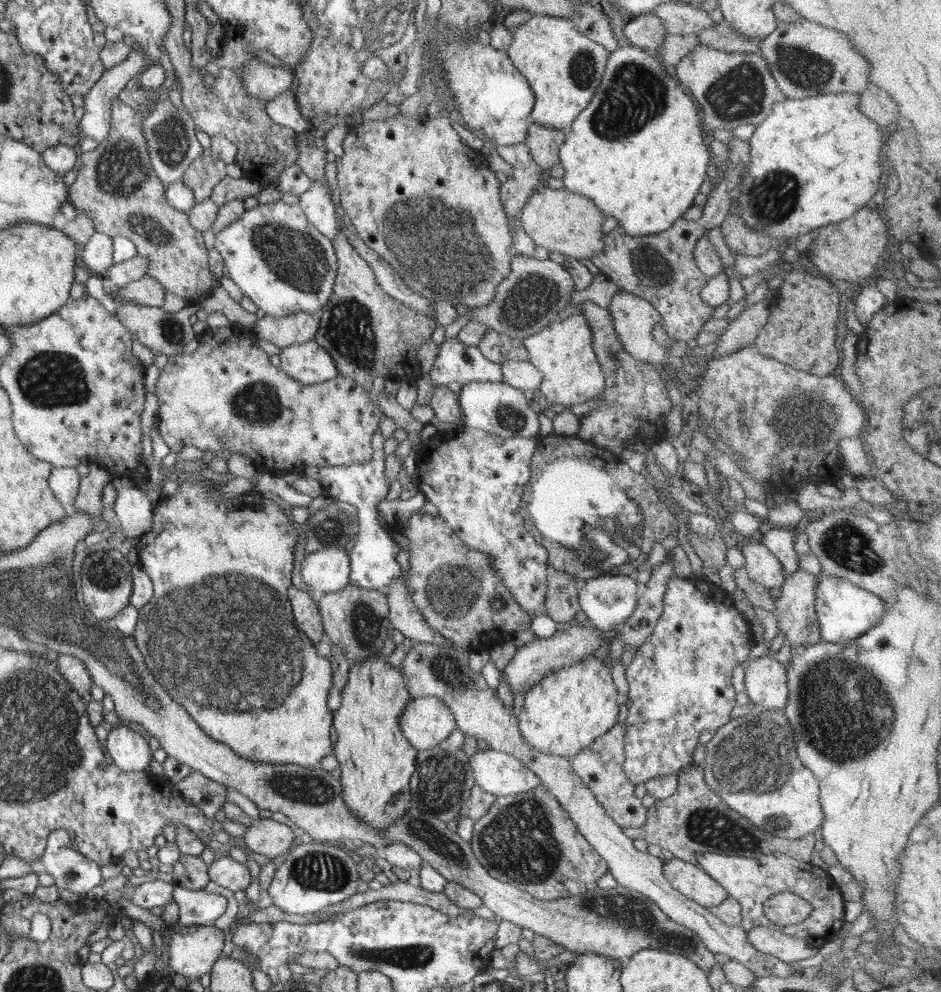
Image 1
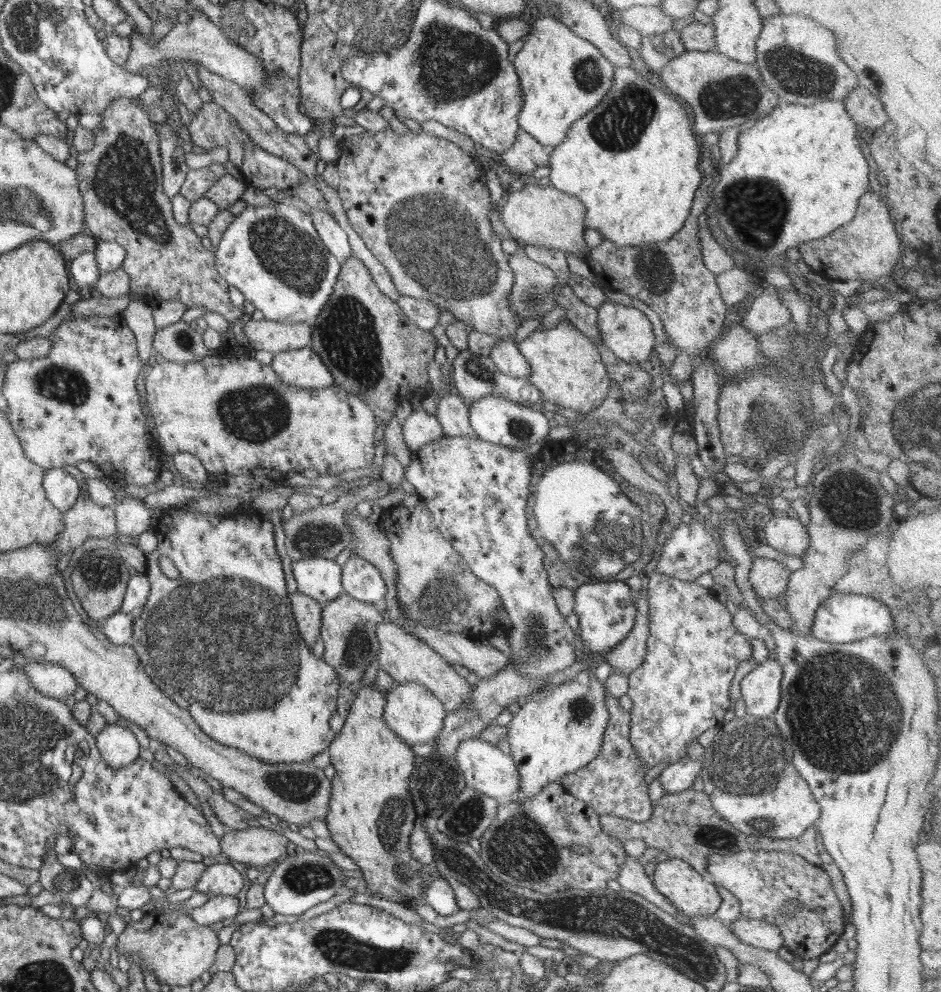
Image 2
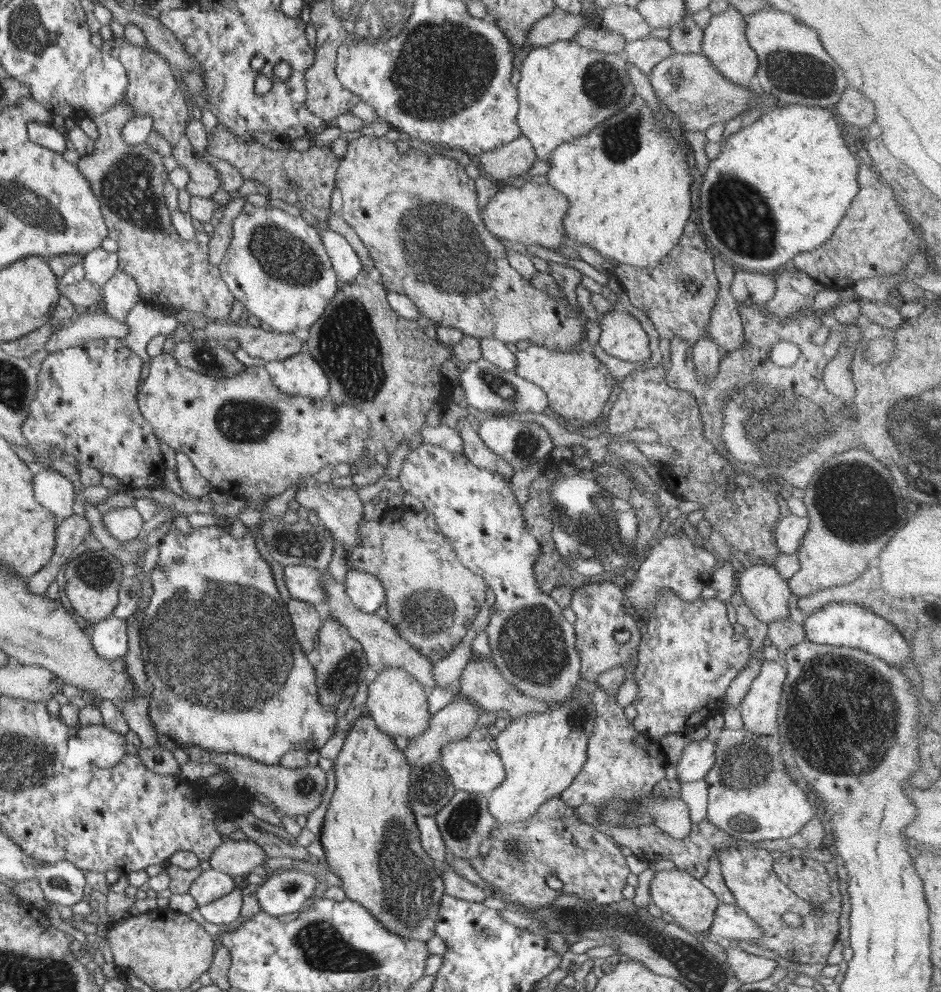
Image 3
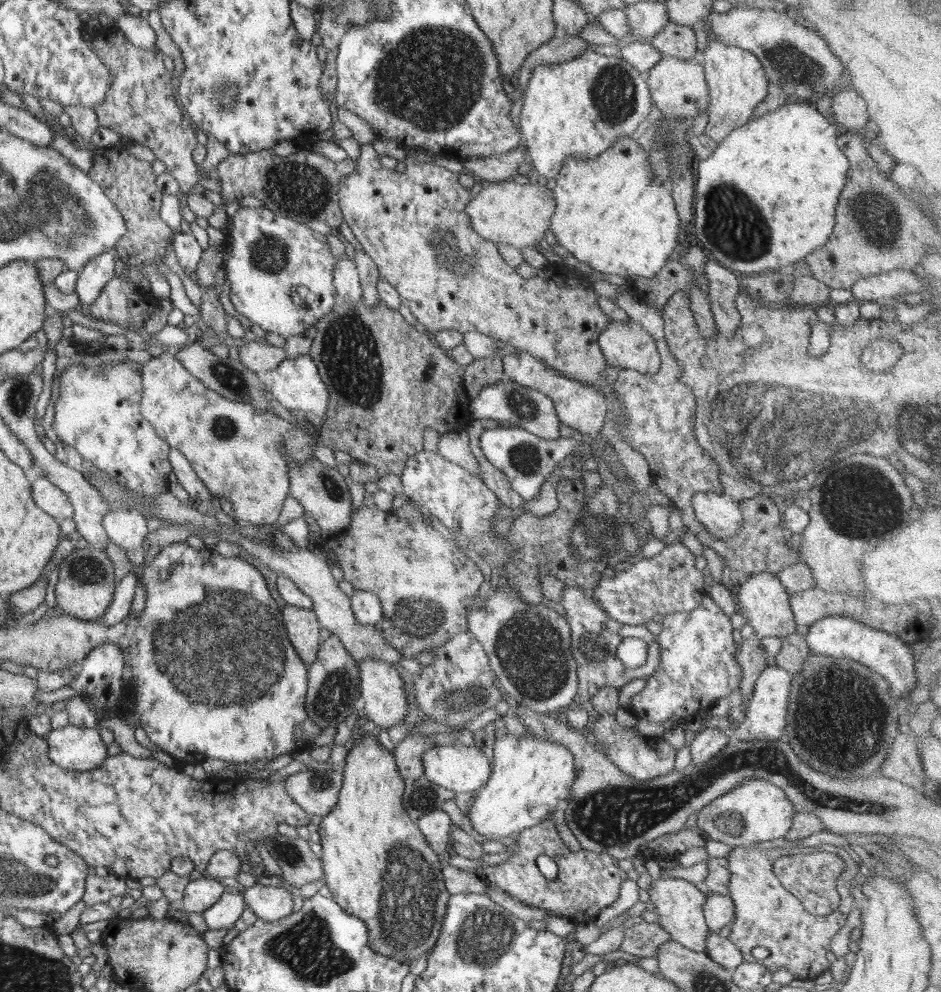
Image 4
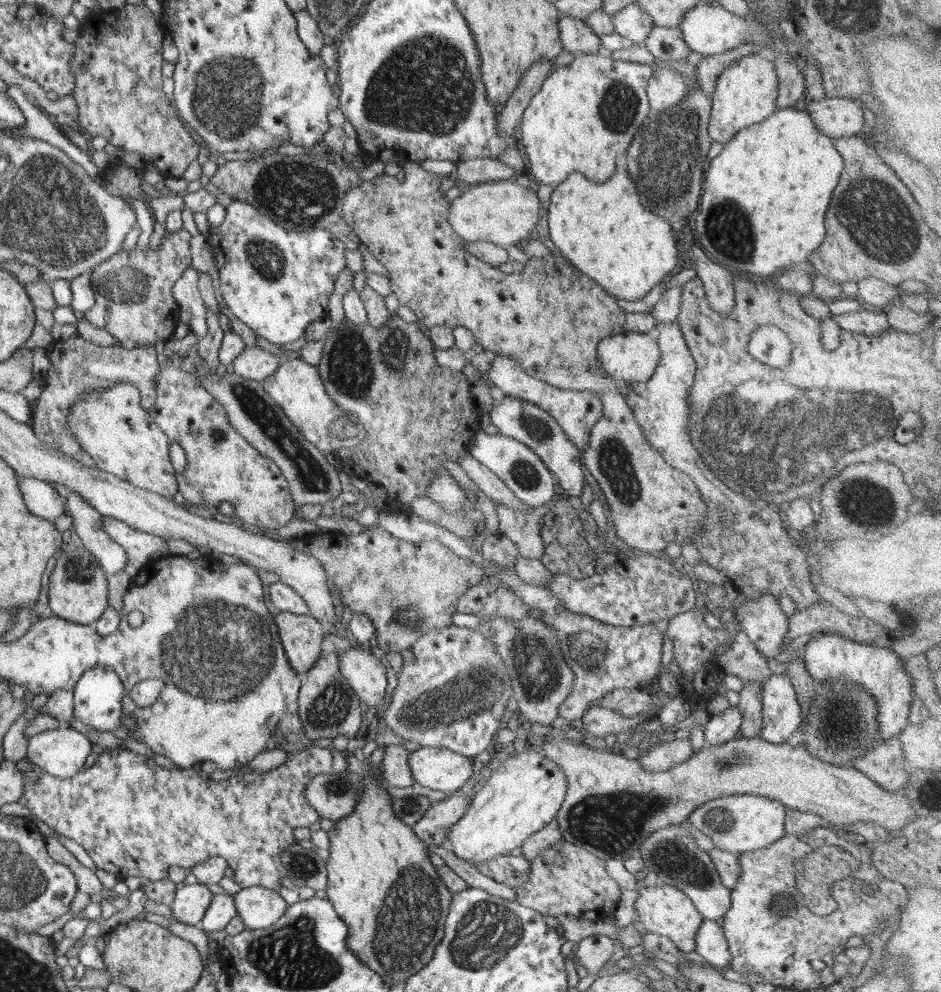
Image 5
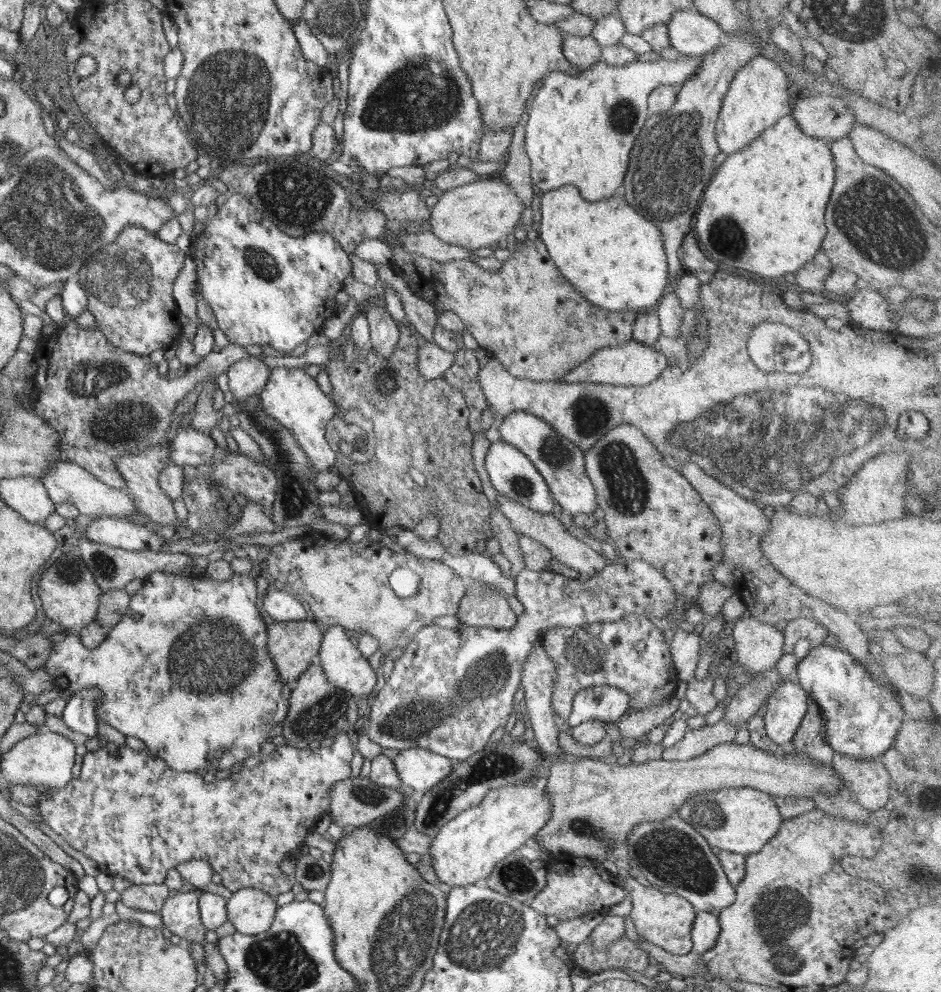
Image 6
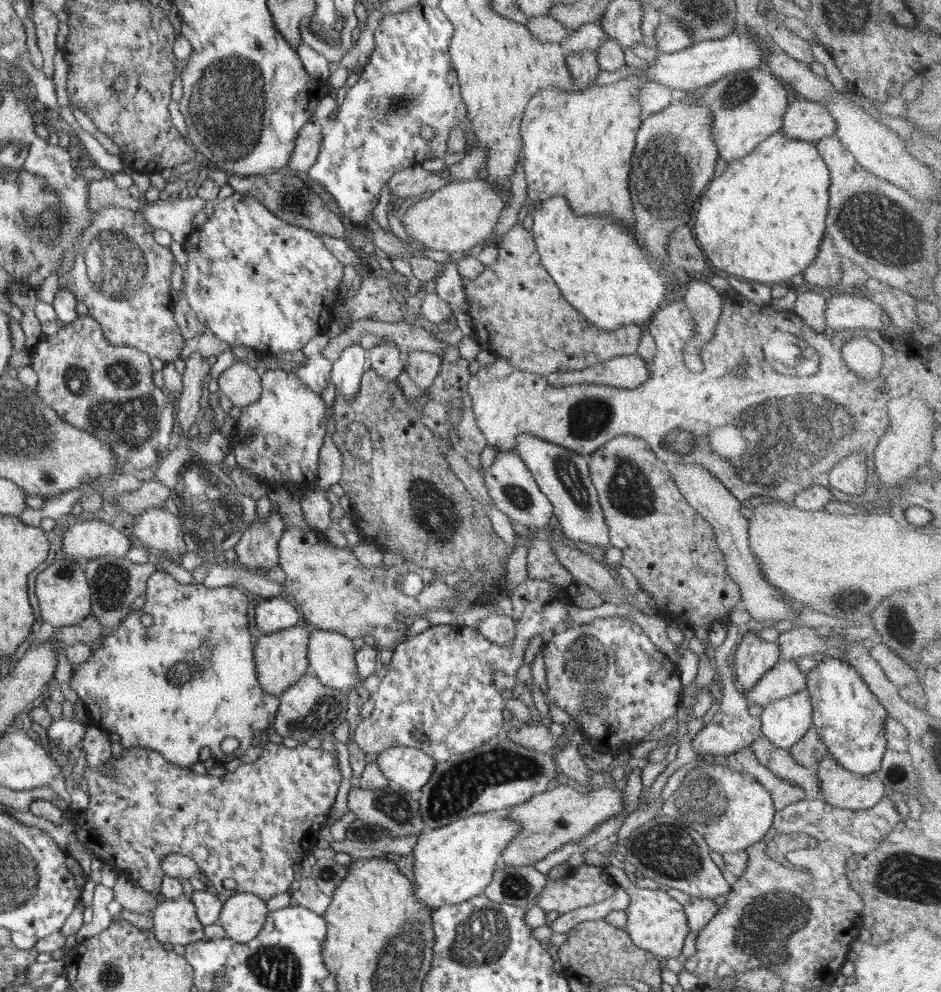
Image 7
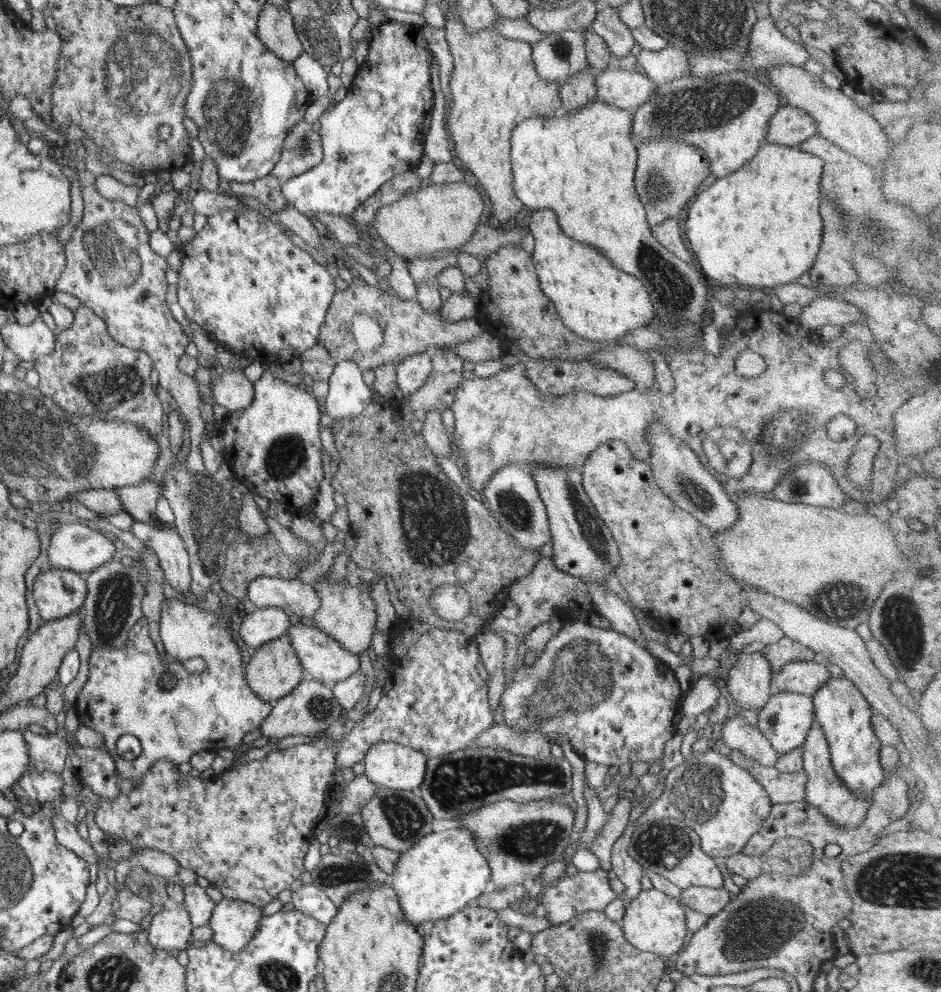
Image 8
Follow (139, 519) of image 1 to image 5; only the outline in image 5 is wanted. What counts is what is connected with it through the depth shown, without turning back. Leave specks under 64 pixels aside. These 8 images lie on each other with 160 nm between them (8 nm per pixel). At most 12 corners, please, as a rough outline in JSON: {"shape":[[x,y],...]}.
{"shape":[[112,517],[103,530],[126,551],[126,572],[136,578],[166,539]]}

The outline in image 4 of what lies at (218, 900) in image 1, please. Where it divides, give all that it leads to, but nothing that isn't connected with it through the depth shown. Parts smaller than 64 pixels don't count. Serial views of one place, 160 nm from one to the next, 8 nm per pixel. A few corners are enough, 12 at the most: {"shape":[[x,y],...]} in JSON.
{"shape":[[224,892],[202,913],[209,929],[231,929],[244,912],[242,892]]}

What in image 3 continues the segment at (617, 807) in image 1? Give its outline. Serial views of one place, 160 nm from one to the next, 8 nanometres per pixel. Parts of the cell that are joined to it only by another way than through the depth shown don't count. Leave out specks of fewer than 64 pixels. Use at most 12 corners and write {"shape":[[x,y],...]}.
{"shape":[[595,685],[588,760],[561,799],[642,800],[665,778],[662,747]]}

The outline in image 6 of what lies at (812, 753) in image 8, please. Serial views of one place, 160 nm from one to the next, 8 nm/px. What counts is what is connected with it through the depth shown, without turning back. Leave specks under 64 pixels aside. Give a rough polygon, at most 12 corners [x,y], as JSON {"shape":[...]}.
{"shape":[[835,753],[832,767],[857,803],[887,805],[891,776],[882,756]]}

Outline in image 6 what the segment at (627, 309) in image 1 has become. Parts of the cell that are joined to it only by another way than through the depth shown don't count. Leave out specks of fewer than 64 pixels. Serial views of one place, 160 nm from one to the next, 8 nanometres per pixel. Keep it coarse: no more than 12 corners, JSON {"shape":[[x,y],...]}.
{"shape":[[636,340],[597,349],[566,383],[648,385],[667,360]]}

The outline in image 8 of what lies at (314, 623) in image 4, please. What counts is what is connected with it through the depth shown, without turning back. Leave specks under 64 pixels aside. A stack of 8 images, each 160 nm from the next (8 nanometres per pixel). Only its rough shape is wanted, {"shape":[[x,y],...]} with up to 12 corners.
{"shape":[[289,636],[259,646],[245,668],[256,696],[275,702],[303,681]]}

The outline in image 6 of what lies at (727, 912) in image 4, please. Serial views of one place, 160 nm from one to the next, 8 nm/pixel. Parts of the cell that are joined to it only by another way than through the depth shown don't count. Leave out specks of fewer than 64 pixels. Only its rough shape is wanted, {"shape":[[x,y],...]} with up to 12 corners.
{"shape":[[680,817],[638,825],[629,863],[696,911],[735,900],[709,842]]}

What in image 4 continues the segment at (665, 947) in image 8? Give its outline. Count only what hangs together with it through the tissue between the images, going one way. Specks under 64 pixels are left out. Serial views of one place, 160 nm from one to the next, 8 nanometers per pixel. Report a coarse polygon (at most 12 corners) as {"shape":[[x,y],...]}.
{"shape":[[673,877],[647,891],[671,938],[705,952],[707,894]]}

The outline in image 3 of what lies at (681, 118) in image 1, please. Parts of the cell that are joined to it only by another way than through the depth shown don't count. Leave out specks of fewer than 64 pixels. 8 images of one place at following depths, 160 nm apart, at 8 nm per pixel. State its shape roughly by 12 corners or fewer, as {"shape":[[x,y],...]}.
{"shape":[[636,94],[550,153],[568,242],[656,266],[691,153]]}

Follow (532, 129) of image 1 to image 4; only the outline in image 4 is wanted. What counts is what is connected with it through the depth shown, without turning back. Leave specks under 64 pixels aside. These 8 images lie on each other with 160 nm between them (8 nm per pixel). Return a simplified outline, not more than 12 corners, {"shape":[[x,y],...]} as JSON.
{"shape":[[518,145],[491,157],[463,162],[465,172],[487,182],[511,180],[525,161]]}

